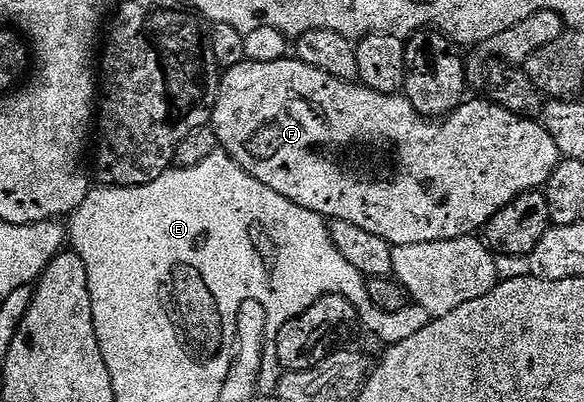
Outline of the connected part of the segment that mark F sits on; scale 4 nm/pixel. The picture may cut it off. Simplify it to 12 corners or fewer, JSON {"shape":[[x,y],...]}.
{"shape":[[296,57],[222,74],[220,150],[393,247],[559,162],[488,98],[430,121]]}

